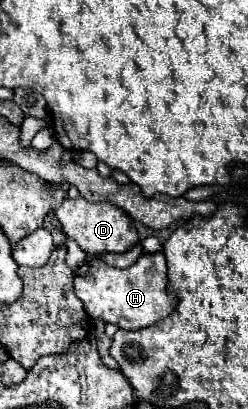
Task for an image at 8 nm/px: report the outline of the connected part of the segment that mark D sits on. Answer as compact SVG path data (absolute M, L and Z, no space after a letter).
M81 196L75 200L67 198L65 204L55 210L55 216L65 236L75 240L79 248L91 258L107 252L125 252L131 244L137 244L137 232L129 216L125 216L125 212L121 212L119 208L113 208L113 204L89 204L87 200L81 200Z

